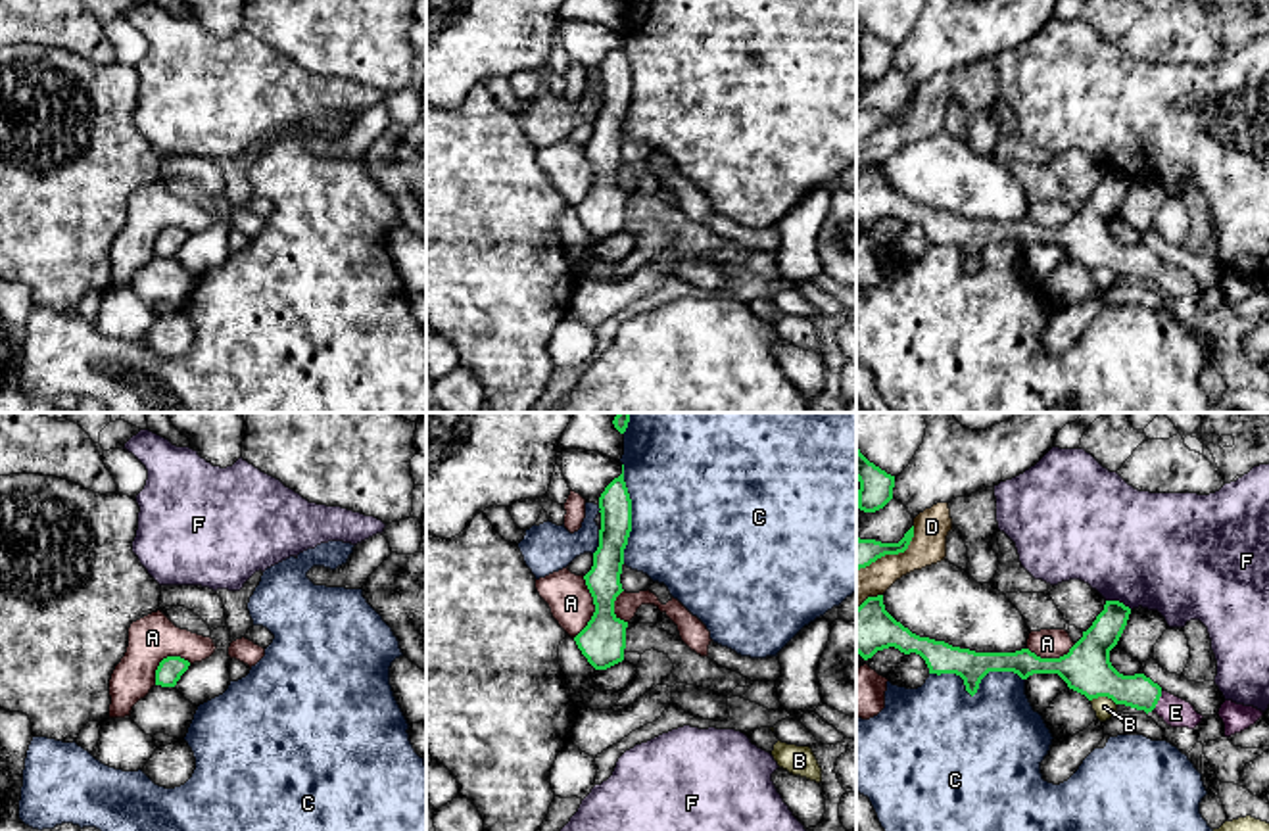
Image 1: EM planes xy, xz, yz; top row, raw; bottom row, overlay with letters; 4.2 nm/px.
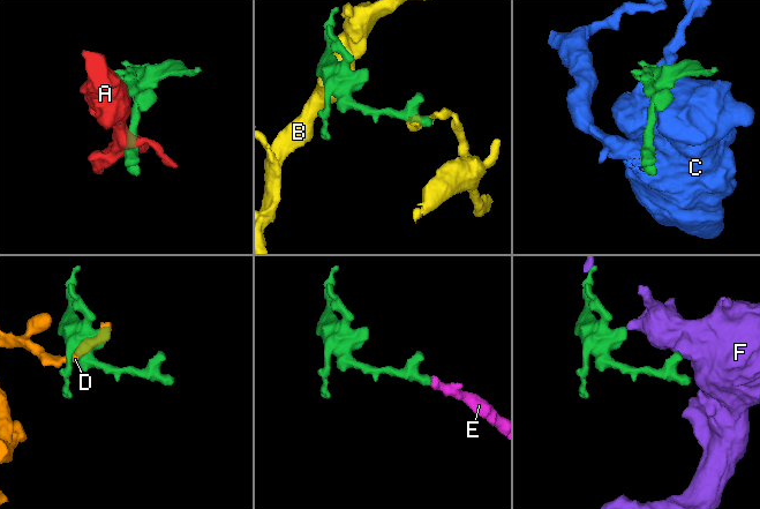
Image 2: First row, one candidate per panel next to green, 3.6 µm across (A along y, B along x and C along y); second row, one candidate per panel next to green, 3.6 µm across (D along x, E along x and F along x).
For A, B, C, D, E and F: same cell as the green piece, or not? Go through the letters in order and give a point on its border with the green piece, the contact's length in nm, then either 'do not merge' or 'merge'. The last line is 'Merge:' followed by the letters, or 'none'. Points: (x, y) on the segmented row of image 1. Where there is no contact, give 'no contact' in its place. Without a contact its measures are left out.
A: meets green in xz at (596, 607); contact 260 nm long; do not merge
B: meets green in yz at (1104, 695); contact 110 nm long; do not merge
C: meets green in yz at (976, 689); contact 400 nm long; do not merge
D: meets green in yz at (891, 553); contact 320 nm long; do not merge
E: meets green in yz at (1158, 699); contact 100 nm long; merge
F: meets green in yz at (1118, 601); contact 120 nm long; do not merge
Merge: E

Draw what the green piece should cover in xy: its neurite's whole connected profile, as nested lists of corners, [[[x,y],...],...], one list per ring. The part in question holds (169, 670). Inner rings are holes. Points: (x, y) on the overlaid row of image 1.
[[[180,656],[163,658],[156,670],[156,685],[175,687],[188,666],[190,662]]]

